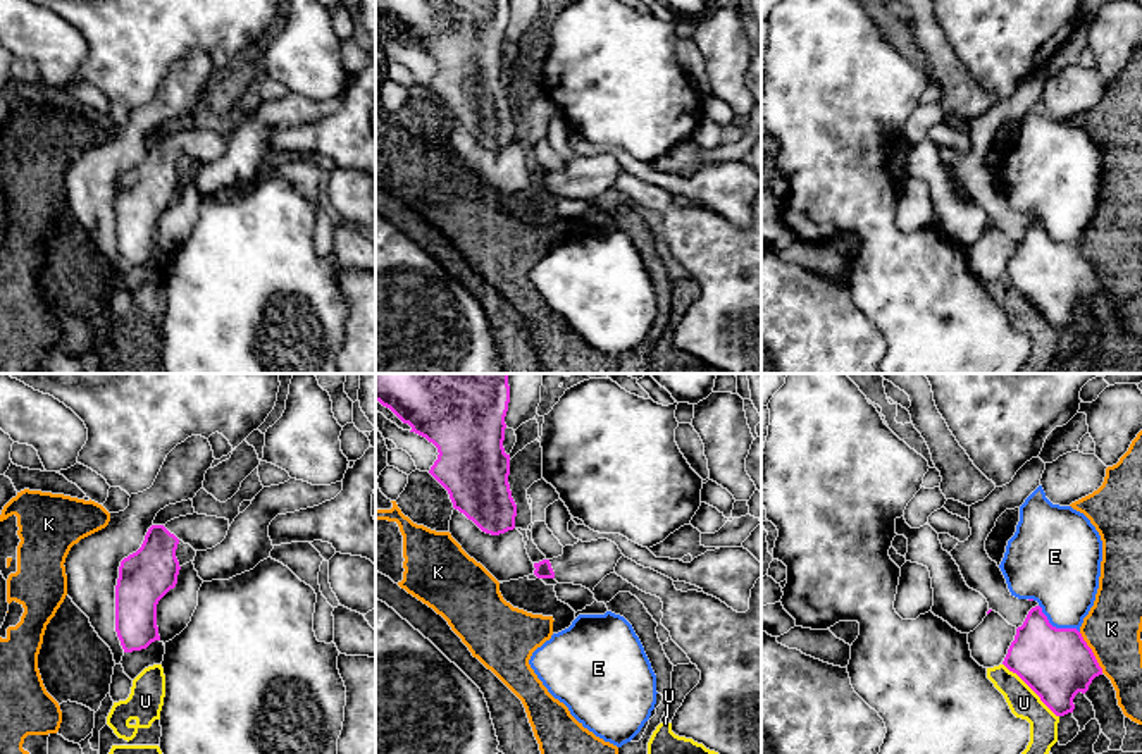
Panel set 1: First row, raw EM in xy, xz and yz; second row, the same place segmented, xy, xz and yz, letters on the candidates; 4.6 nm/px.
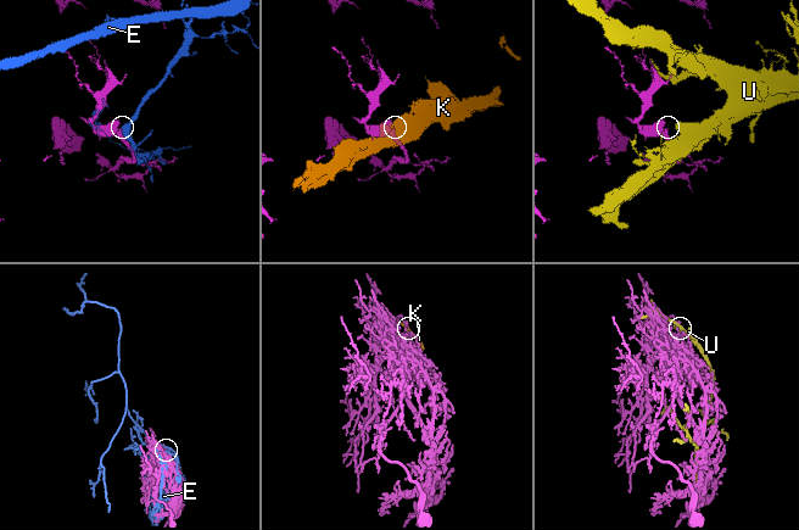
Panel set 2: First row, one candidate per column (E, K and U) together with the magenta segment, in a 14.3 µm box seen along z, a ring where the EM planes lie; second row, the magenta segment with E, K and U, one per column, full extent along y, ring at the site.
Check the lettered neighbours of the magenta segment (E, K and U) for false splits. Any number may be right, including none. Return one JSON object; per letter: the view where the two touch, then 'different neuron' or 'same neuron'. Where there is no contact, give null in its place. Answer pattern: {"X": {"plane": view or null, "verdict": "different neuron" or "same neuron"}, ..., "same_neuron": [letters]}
{"E": {"plane": "yz", "verdict": "different neuron"}, "K": {"plane": "yz", "verdict": "different neuron"}, "U": {"plane": "yz", "verdict": "different neuron"}, "same_neuron": []}

